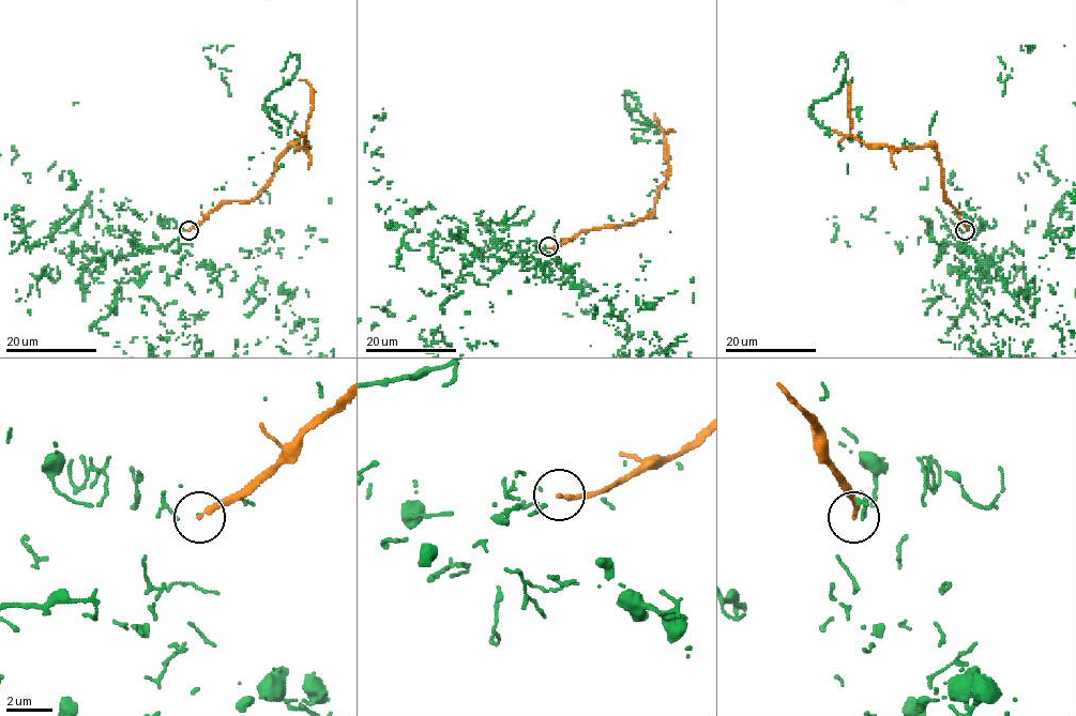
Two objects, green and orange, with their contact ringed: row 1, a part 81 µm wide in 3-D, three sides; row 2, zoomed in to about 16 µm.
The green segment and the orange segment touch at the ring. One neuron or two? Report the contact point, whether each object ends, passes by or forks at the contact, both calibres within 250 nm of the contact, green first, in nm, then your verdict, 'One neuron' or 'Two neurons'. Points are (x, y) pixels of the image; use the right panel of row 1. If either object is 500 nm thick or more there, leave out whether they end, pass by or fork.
Place: (965, 230). At the ring green ends. At the ring orange ends. Thickness 30 nm (green) against 200 nm. Two neurons

